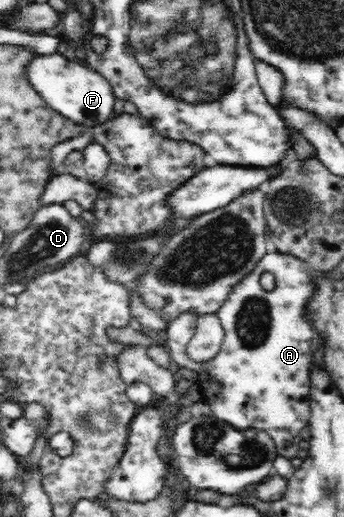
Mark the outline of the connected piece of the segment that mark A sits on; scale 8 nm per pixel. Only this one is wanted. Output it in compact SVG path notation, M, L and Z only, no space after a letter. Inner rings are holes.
M265 253L255 268L232 289L216 313L224 330L224 342L220 352L212 360L197 363L187 357L186 349L196 333L198 316L187 312L166 328L170 358L180 368L198 372L197 385L201 401L209 404L212 415L239 430L265 431L278 447L278 454L288 459L302 454L299 449L299 442L302 440L299 432L310 423L310 370L313 354L321 344L319 332L315 332L315 328L307 324L303 308L309 302L307 296L311 296L313 292L311 271L305 261L289 253ZM265 272L275 278L275 288L272 291L264 290L260 284Z

